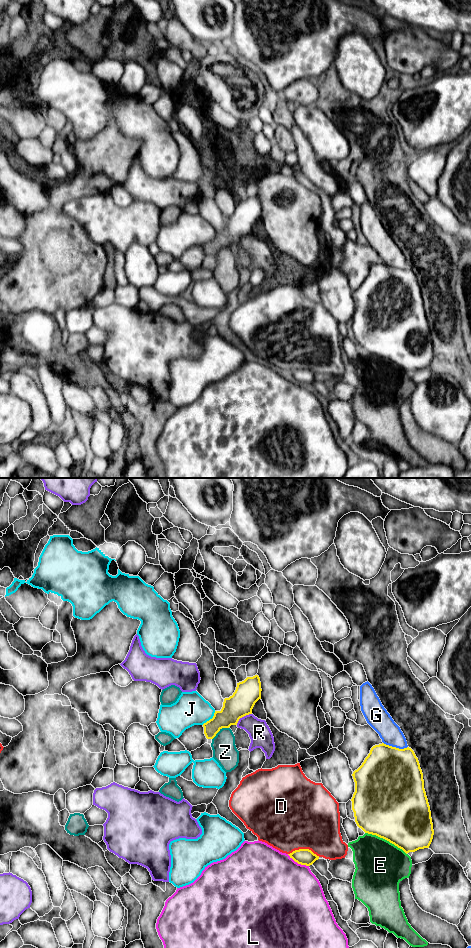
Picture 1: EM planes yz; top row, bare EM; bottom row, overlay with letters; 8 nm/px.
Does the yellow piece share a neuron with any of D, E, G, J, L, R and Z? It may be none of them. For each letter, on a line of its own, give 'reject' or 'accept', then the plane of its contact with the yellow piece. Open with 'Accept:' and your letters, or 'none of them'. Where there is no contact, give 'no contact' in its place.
Accept: none of them
D: reject; contact in yz
E: reject; contact in yz
G: reject; contact in yz
J: reject; contact in yz
L: reject; contact in yz
R: reject; contact in yz
Z: reject; contact in yz

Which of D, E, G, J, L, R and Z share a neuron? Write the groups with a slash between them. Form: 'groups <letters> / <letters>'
groups D / E / G / J / L / R / Z

